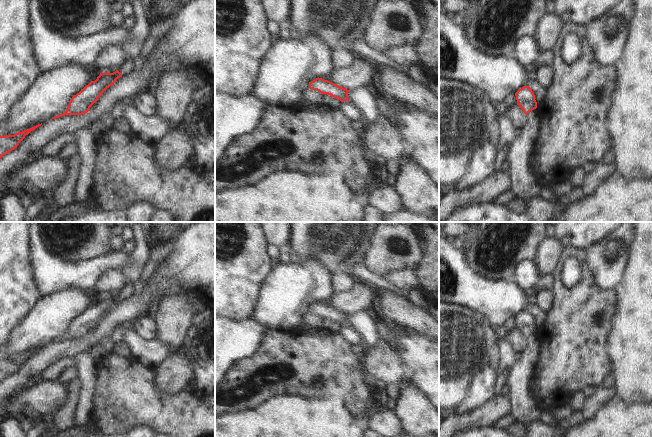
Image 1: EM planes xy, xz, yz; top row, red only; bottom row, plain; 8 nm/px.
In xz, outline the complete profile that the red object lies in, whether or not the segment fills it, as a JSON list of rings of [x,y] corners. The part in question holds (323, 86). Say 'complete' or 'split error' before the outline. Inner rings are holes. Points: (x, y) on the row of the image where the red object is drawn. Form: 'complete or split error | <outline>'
complete | [[[316,78],[315,80],[309,82],[309,88],[317,90],[321,94],[328,94],[336,99],[339,99],[341,102],[349,101],[349,90],[322,78]]]

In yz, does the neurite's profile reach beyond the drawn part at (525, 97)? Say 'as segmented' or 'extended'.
as segmented

